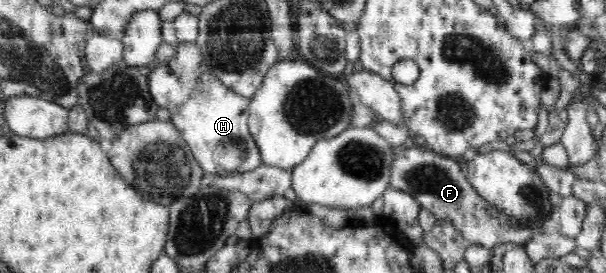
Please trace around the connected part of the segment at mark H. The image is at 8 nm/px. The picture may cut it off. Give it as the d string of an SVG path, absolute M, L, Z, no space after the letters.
M179 42L172 60L152 68L148 87L156 105L170 109L170 122L180 131L183 141L205 173L225 177L233 173L249 172L264 165L257 144L248 130L250 99L236 94L209 70L196 42Z

